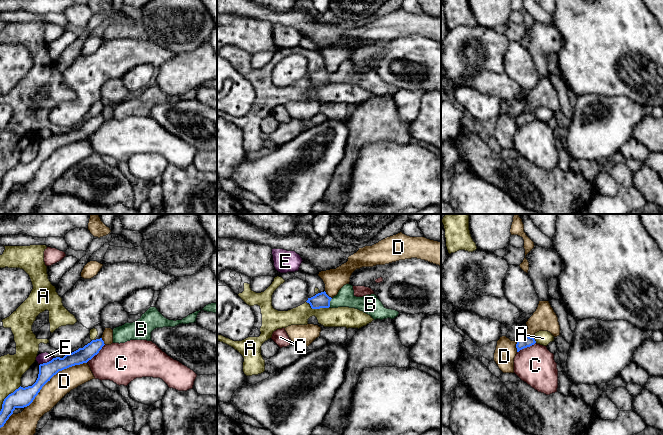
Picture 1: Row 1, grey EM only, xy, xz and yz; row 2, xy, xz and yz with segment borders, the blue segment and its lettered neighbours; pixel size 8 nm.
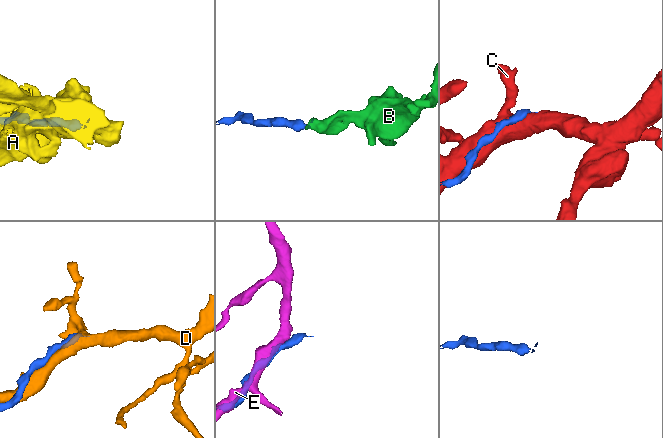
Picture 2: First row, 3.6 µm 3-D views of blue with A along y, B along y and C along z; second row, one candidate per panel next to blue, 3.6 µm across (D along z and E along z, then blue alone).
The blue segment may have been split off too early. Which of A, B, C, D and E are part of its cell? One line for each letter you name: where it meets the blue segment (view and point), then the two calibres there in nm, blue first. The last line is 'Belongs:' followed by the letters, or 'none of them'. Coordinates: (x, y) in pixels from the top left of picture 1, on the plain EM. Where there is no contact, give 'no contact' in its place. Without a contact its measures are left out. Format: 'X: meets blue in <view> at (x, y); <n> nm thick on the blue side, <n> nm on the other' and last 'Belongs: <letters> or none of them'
B: meets blue in xz at (329, 78); 130 nm thick on the blue side, 140 nm on the other
Belongs: B

